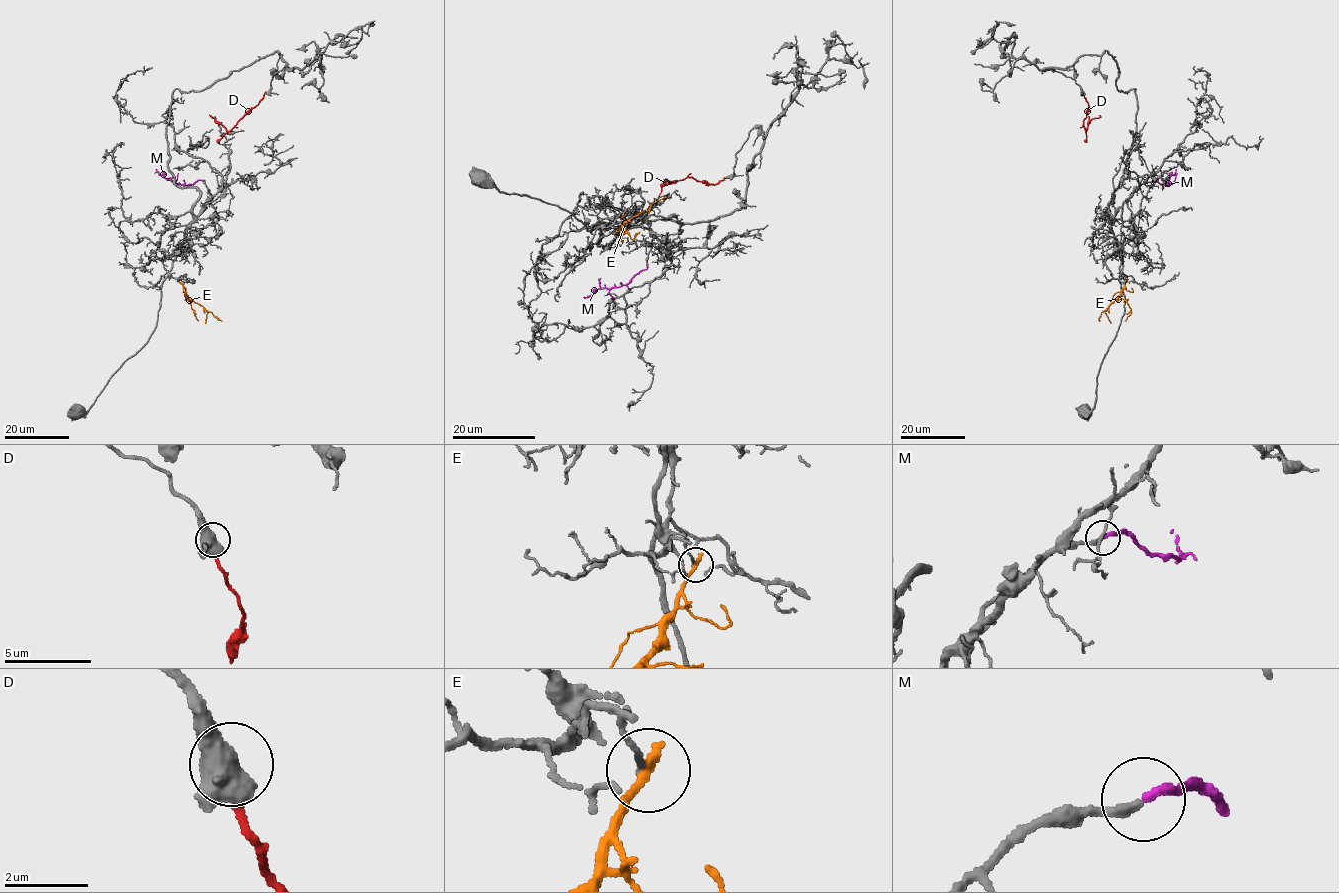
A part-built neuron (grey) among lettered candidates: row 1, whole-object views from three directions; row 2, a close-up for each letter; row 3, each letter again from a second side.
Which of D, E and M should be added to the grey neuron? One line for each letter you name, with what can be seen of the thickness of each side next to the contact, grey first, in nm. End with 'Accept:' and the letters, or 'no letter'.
M: calibres 240 and 200 nm
Accept: M

